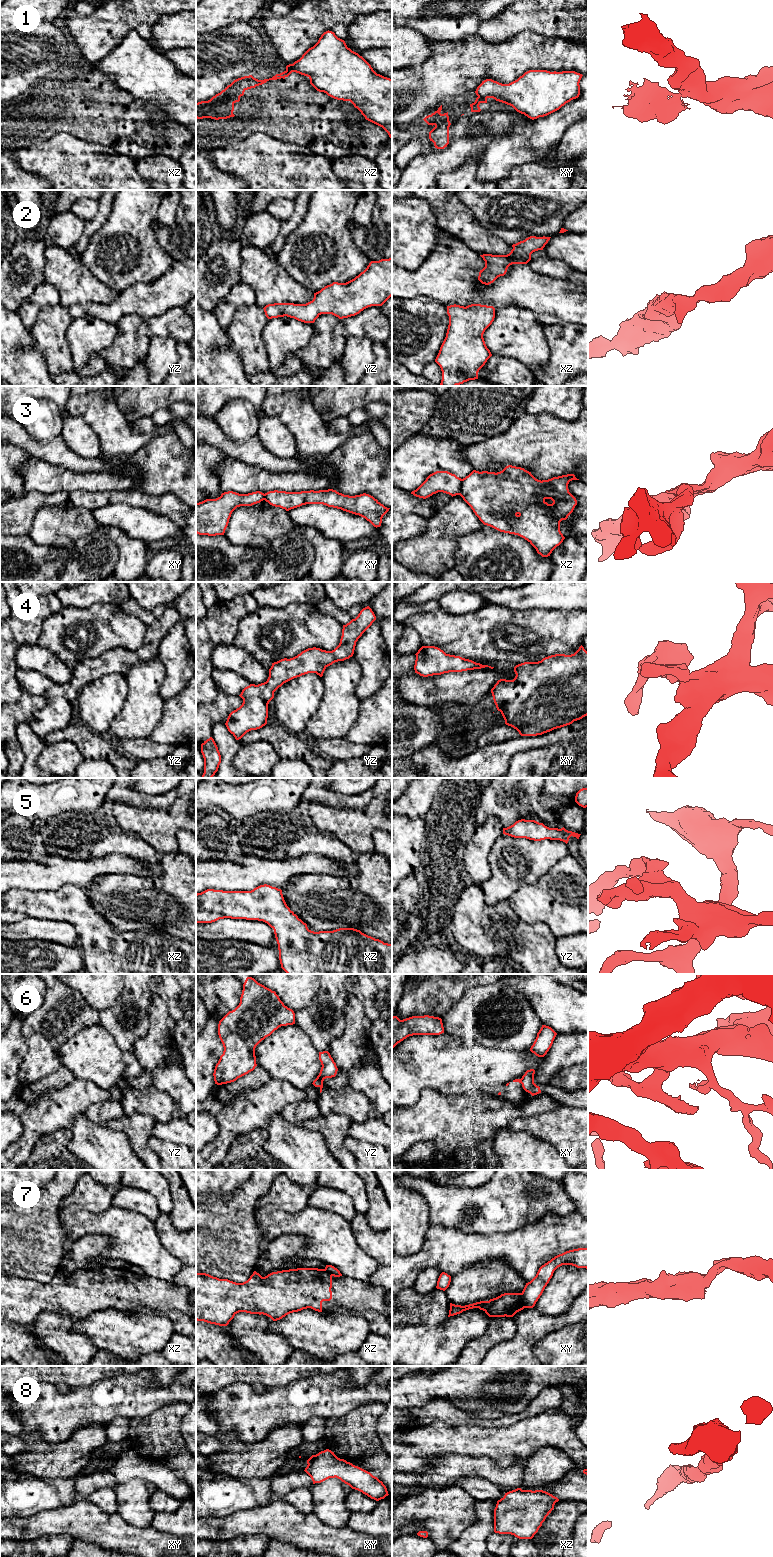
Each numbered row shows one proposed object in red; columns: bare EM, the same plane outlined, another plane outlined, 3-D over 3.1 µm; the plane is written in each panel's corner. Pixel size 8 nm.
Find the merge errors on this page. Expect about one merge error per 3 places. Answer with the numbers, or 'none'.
1, 3, 6, 7

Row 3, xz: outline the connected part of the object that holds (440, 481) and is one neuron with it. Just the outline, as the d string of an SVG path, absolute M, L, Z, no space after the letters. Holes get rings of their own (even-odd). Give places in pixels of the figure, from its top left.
M436 471L430 474L416 490L411 492L411 494L426 499L433 494L443 492L453 497L460 495L461 488L461 478L448 471Z

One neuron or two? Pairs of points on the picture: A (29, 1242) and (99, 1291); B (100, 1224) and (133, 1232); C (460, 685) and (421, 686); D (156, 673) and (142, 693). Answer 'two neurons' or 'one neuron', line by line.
A: two neurons
B: one neuron
C: one neuron
D: one neuron

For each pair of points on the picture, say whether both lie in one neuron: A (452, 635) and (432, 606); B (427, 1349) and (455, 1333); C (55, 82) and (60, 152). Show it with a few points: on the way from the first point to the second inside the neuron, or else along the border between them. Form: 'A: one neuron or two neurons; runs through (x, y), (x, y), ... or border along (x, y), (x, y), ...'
A: two neurons; border along (439, 608), (434, 611), (417, 612), (412, 615)
B: one neuron; runs through (434, 1343), (442, 1335), (448, 1334)
C: two neurons; border along (82, 139), (68, 133), (58, 132), (38, 144)

